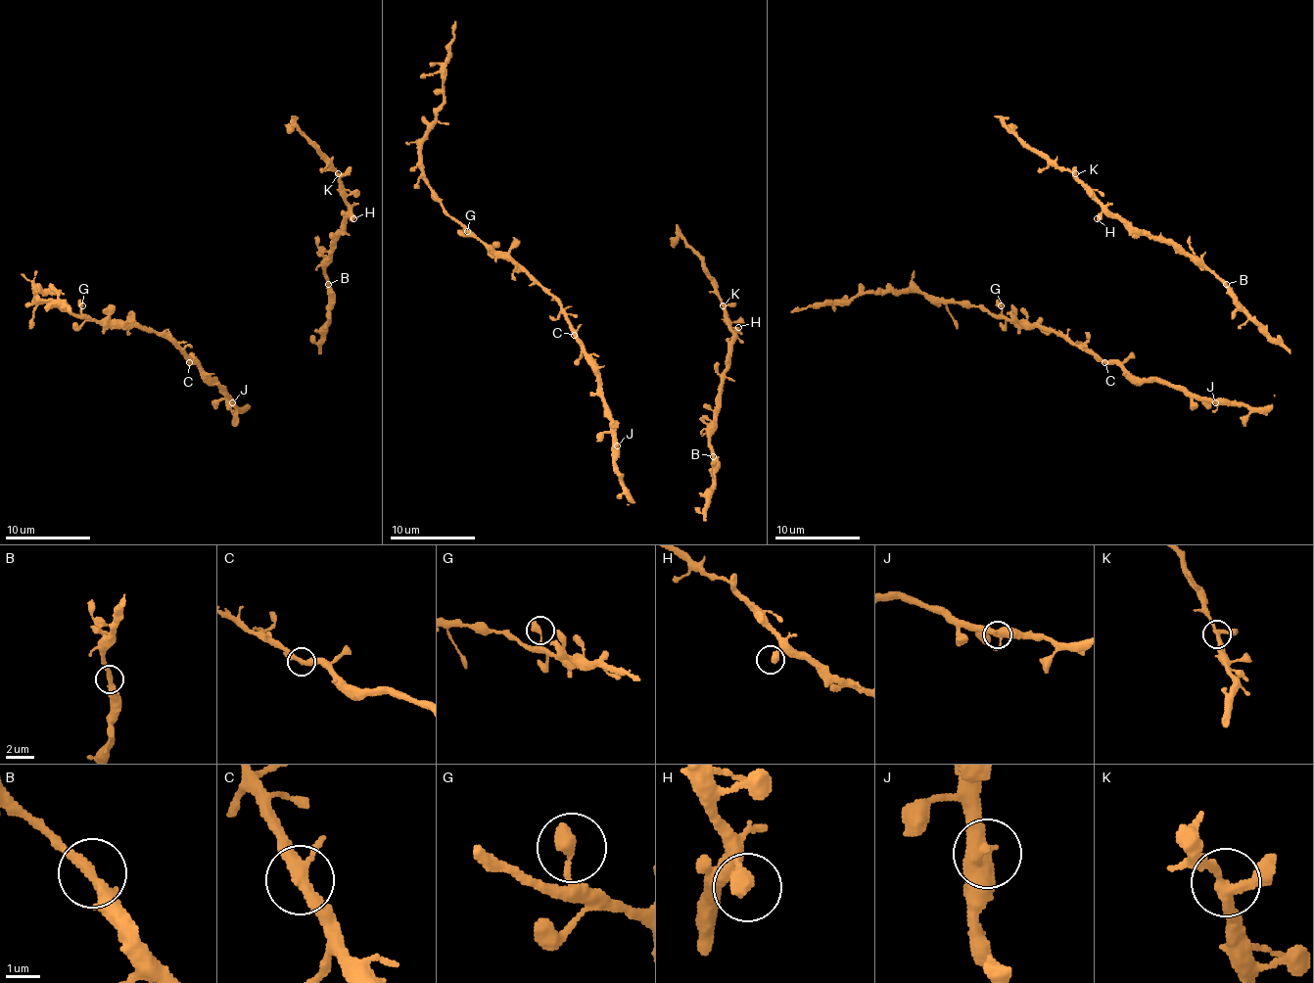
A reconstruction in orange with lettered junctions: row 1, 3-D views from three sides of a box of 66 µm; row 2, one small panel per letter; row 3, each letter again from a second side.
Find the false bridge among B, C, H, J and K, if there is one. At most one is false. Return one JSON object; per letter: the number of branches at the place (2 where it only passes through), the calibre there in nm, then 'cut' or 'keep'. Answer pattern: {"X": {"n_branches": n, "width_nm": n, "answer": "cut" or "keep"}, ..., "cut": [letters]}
{"B": {"n_branches": 2, "width_nm": 320, "answer": "keep"}, "C": {"n_branches": 3, "width_nm": 300, "answer": "keep"}, "H": {"n_branches": 1, "width_nm": 420, "answer": "keep"}, "J": {"n_branches": 3, "width_nm": 400, "answer": "keep"}, "K": {"n_branches": 3, "width_nm": 280, "answer": "keep"}, "cut": []}

